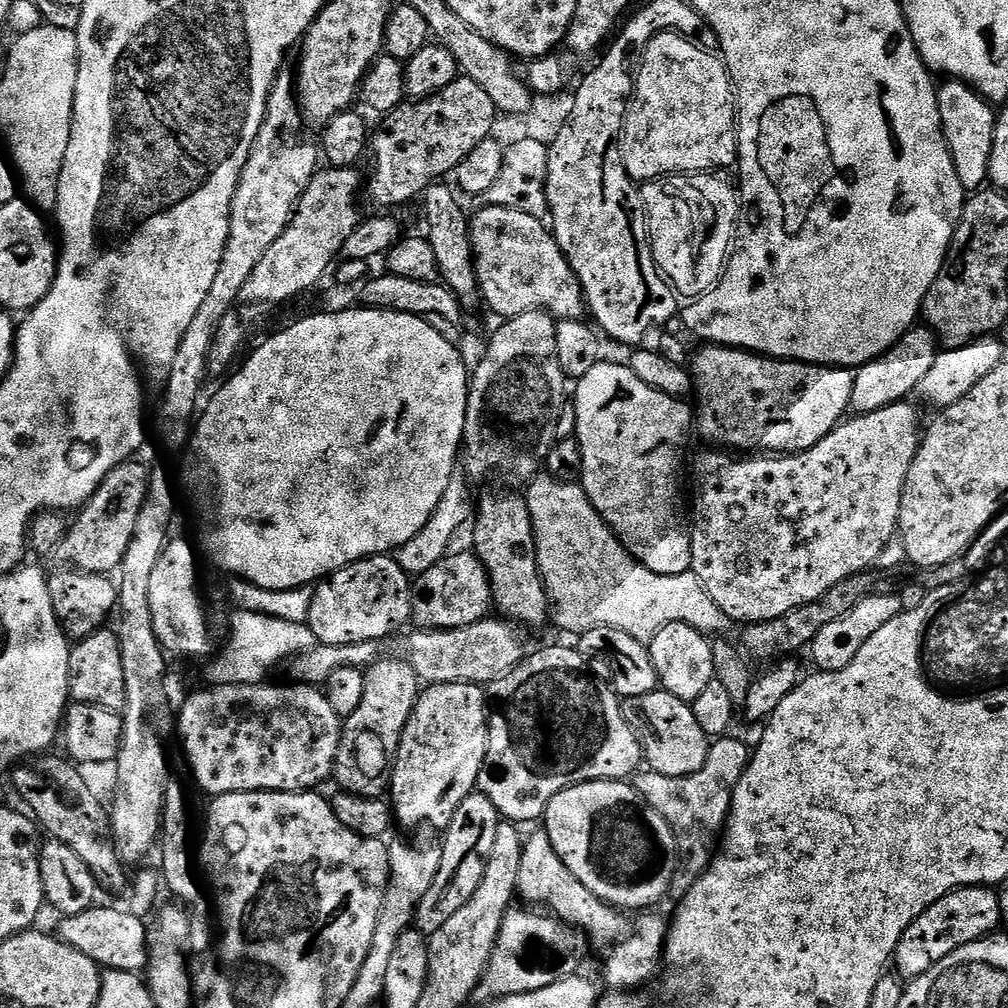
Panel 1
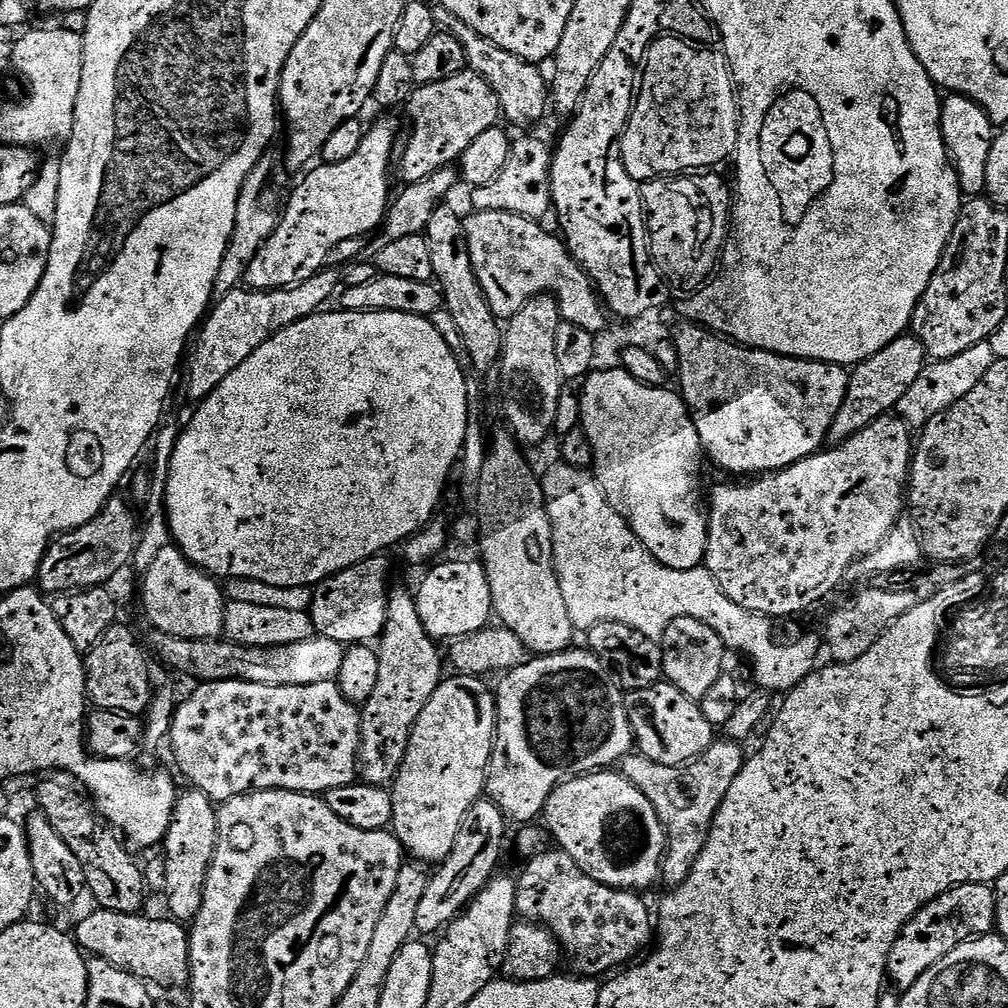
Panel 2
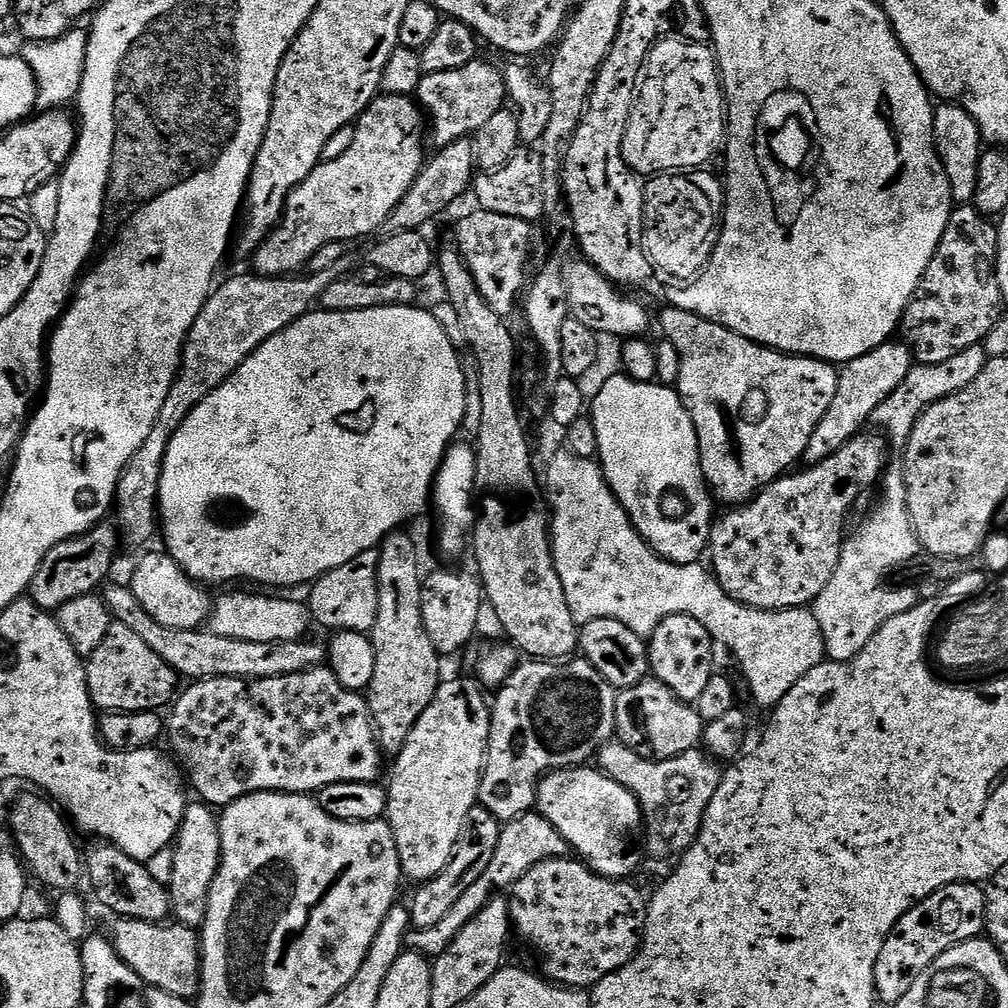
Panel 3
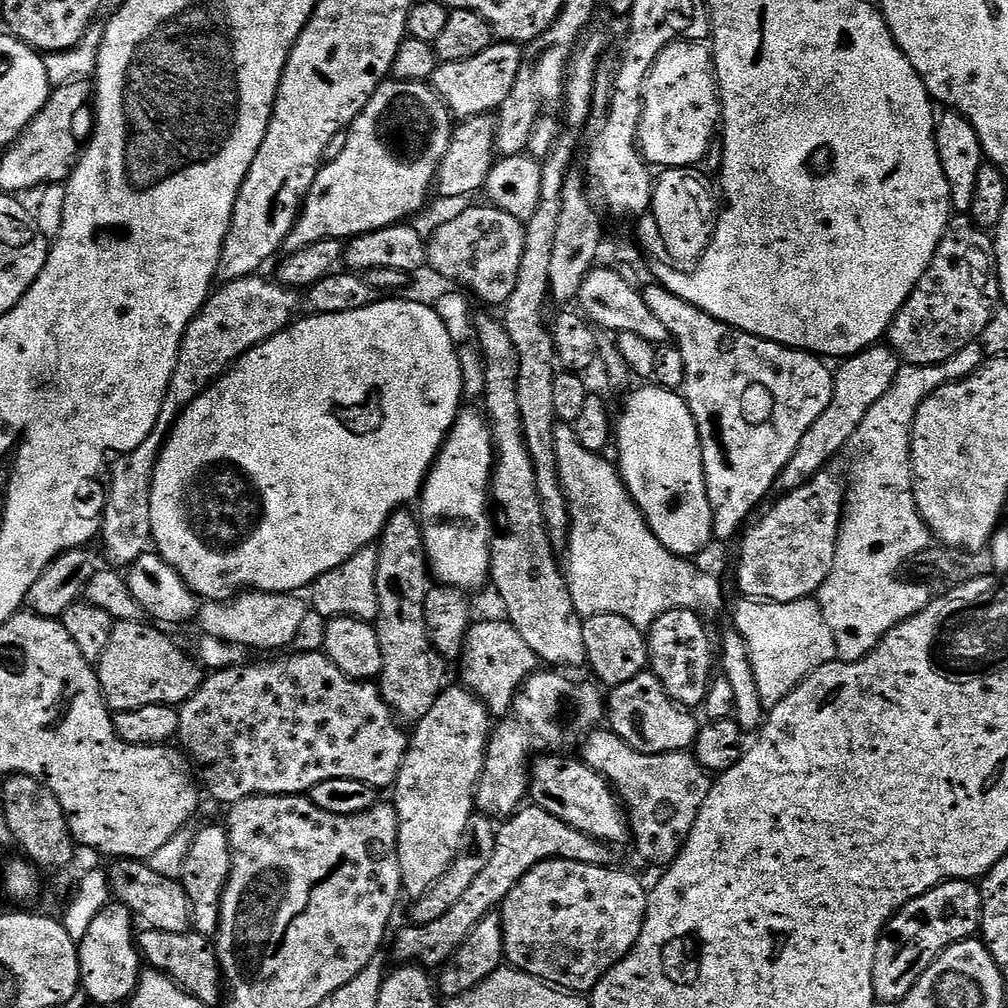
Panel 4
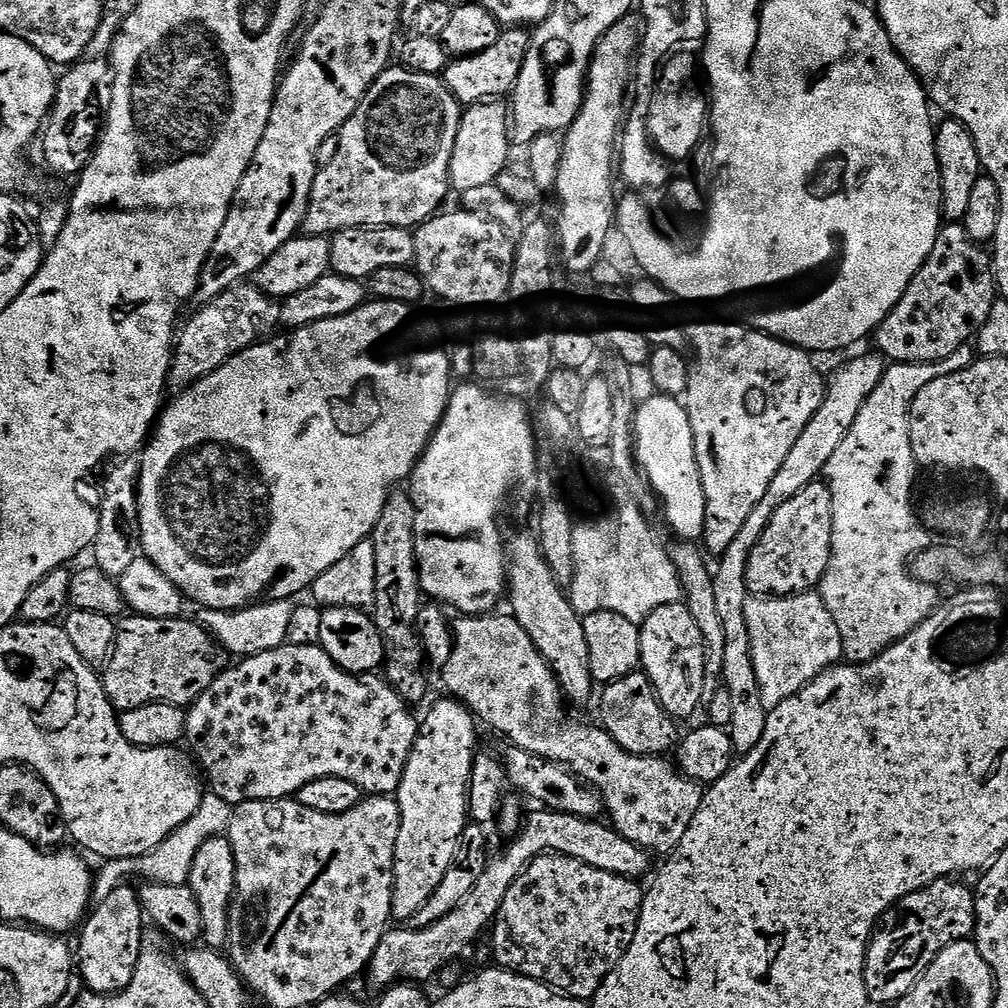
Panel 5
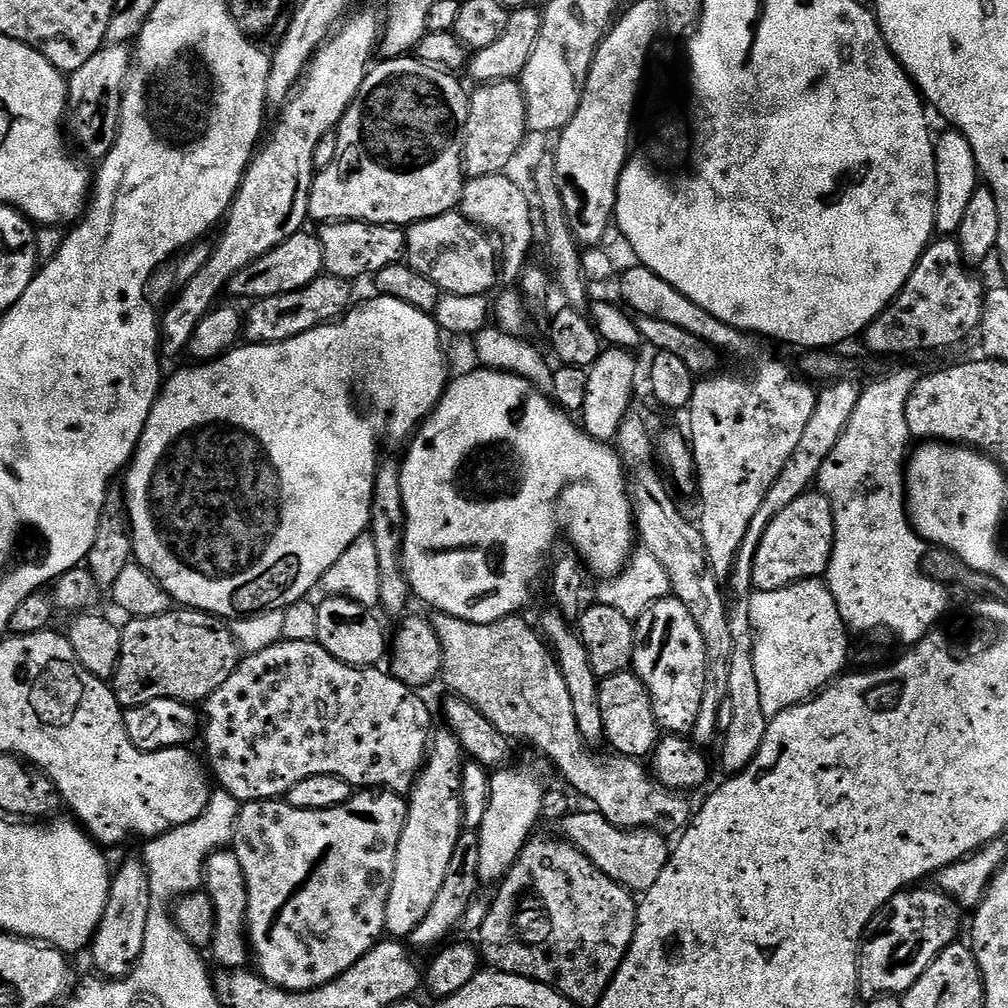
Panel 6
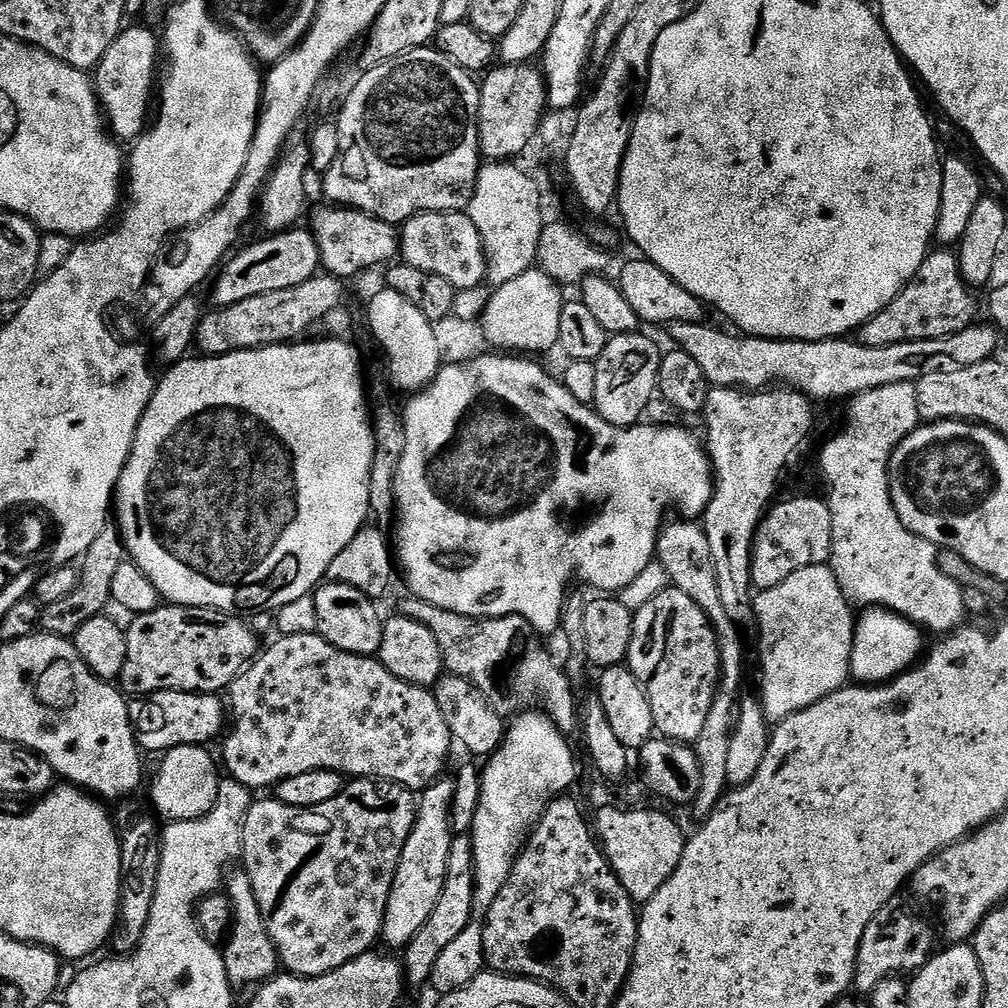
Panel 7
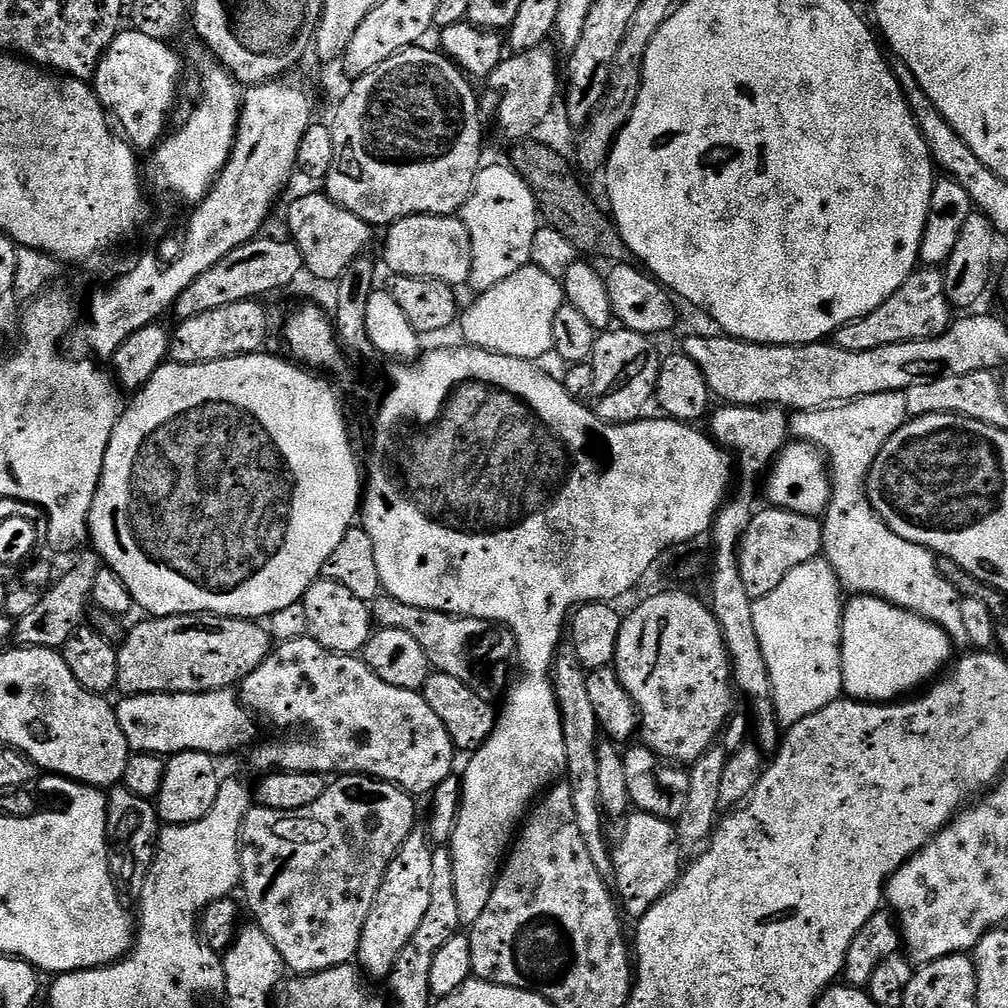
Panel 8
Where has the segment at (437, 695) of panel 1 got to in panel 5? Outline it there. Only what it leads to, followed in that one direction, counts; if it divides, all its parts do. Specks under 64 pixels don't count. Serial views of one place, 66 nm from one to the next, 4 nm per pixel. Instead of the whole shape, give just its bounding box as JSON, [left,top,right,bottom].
[392,699,478,922]

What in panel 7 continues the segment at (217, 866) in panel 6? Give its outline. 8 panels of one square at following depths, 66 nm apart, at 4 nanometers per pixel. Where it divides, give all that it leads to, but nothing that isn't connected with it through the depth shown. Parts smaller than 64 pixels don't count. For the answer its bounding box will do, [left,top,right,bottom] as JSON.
[222,870,278,986]

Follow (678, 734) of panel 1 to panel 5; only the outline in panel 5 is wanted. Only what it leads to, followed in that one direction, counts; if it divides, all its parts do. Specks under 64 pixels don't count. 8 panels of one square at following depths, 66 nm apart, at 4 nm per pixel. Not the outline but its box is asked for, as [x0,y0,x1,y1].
[598,670,678,756]

